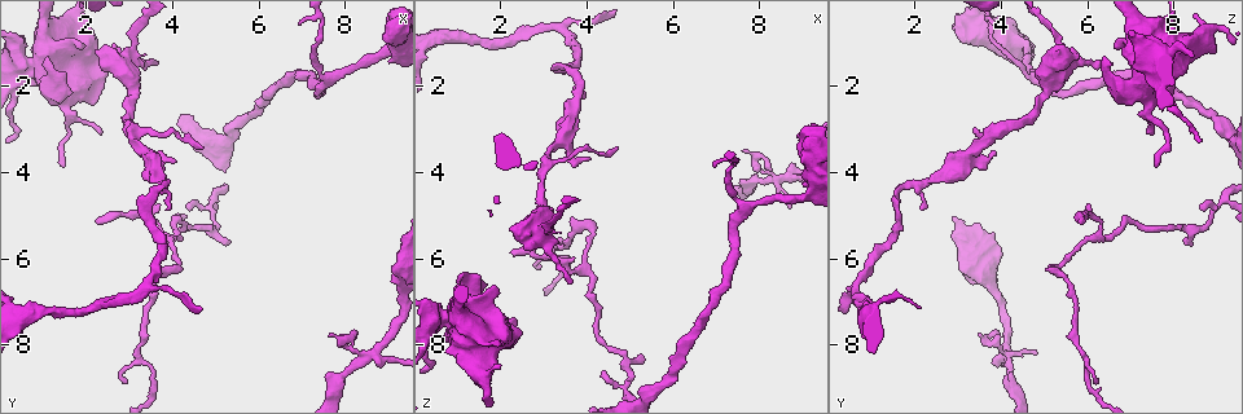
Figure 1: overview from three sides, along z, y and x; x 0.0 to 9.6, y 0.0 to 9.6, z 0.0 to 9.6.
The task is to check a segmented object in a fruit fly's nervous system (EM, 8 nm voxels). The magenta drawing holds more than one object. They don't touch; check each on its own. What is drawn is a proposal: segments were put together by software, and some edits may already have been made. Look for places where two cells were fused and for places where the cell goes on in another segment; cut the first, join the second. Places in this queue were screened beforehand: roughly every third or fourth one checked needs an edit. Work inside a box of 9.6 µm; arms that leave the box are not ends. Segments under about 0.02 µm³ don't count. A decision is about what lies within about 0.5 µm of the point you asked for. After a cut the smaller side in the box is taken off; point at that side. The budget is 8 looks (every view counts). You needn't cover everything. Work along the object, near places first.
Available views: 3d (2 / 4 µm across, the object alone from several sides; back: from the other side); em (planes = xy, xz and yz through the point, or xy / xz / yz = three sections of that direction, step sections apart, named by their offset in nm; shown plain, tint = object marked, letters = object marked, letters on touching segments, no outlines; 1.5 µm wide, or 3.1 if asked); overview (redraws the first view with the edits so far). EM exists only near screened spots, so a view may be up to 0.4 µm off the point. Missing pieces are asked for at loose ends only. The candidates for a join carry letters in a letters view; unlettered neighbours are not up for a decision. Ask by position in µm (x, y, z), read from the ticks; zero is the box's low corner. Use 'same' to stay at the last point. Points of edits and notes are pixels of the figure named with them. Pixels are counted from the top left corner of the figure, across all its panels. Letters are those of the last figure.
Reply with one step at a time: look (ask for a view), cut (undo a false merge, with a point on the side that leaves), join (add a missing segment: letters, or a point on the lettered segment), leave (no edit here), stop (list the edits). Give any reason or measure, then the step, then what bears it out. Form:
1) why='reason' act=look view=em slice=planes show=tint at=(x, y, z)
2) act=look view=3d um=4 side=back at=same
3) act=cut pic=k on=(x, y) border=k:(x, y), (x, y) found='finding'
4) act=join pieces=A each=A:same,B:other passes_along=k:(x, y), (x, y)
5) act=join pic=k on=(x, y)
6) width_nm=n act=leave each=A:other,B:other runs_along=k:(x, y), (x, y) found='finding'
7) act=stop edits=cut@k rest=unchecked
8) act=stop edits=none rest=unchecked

why='thin end' act=look view=3d um=4 at=(4.10, 3.70, 3.75)

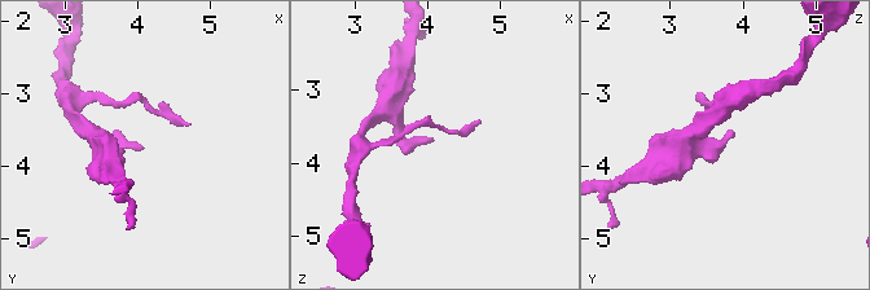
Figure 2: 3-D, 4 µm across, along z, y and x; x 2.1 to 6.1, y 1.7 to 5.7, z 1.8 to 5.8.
act=look view=em slice=xy step=8 show=tint at=(4.10, 3.75, 3.75)

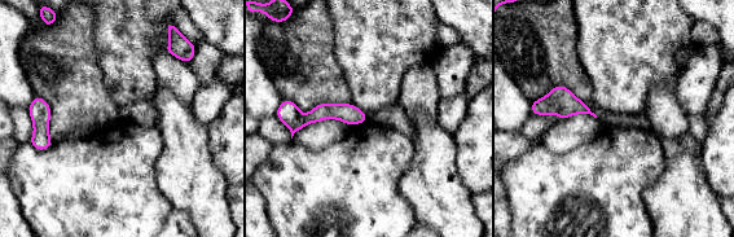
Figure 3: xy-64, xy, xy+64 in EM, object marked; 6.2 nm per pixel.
why='another direction' act=look view=em slice=planes show=letters at=same

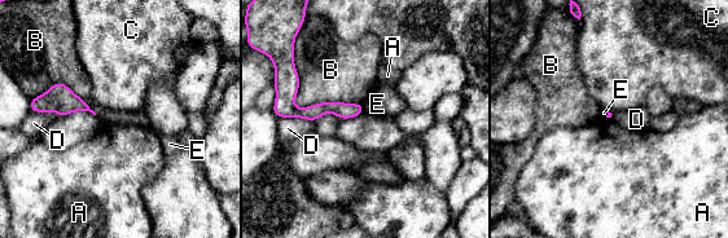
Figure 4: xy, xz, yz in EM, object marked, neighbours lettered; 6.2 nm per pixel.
act=leave each=A:other,B:other,C:other,D:other,E:other border=4:(276, 115), (306, 118), (311, 122) found='none of them fits'

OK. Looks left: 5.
why='abrupt turn' act=look view=em slice=planes show=letters at=(0.80, 1.50, 7.35)

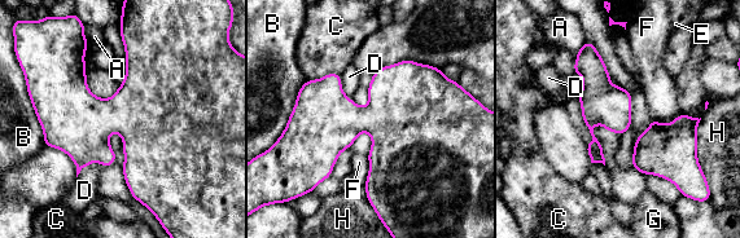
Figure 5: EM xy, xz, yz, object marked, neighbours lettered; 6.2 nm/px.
act=leave each=A:other,B:other,C:other,D:other,E:other,F:other,G:other,H:other border=5:(104, 166), (88, 163), (77, 177) found='continuous, no second cell'

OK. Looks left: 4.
why='stops while still wide' act=look view=em slice=planes show=tint at=(2.55, 1.25, 5.80)

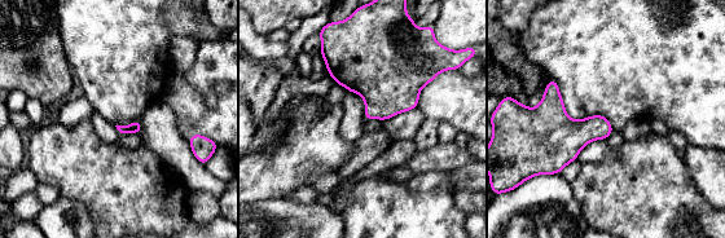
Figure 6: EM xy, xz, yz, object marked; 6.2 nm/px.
why='see the neighbours' act=look view=em slice=planes show=letters at=same

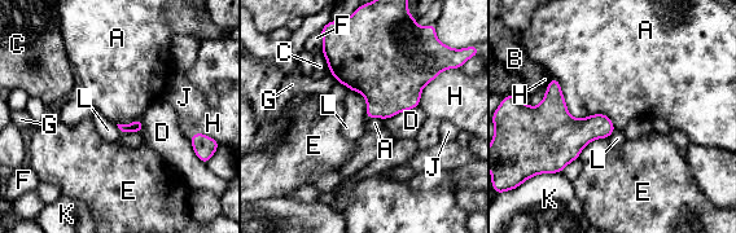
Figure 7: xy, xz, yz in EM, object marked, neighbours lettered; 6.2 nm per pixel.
act=leave each=A:other,B:other,C:other,D:other,E:other,F:other,G:other,H:other,J:other,K:other,L:other found='no lettered segment goes on from it'

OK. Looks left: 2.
act=stop edits=none rest=unchecked

